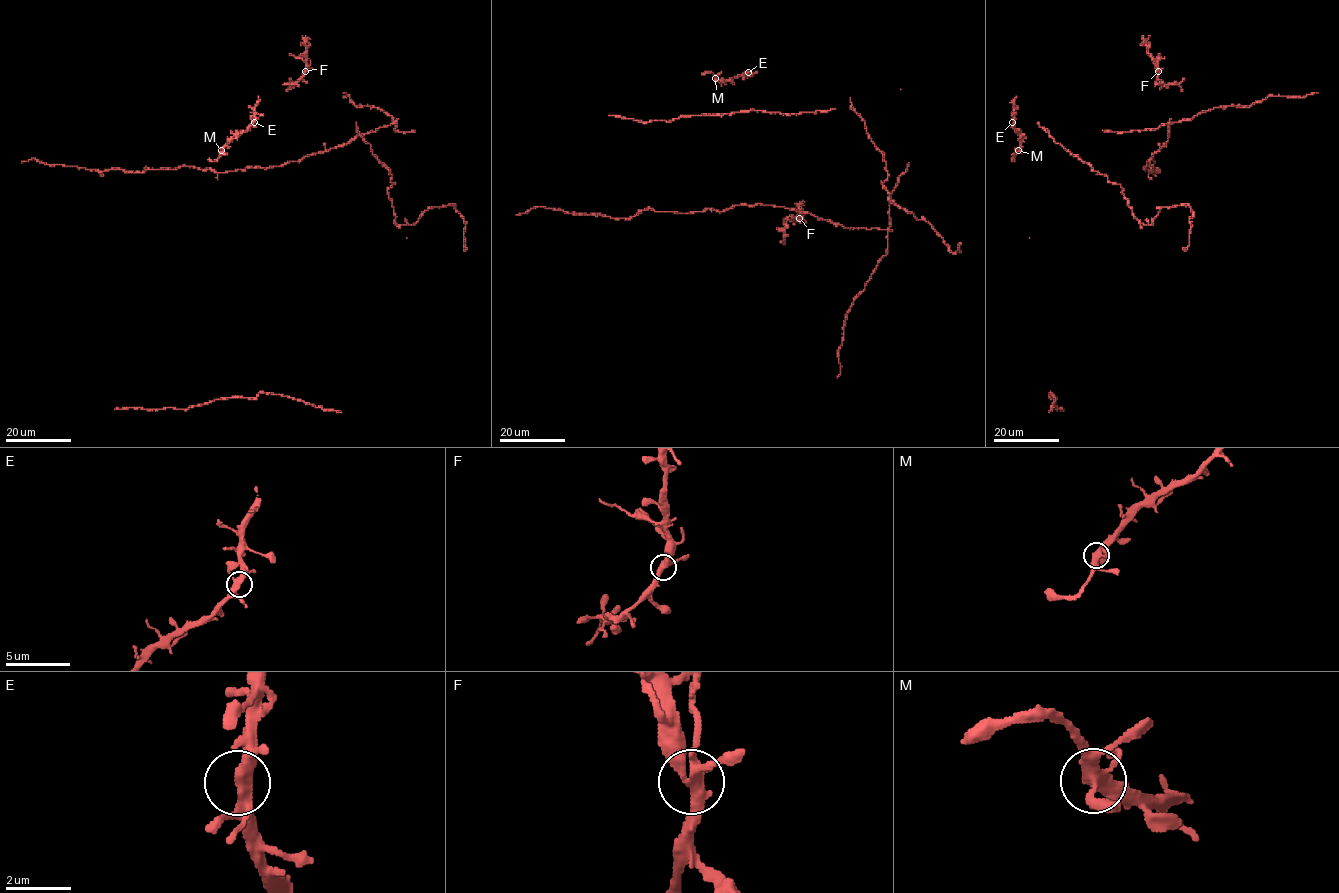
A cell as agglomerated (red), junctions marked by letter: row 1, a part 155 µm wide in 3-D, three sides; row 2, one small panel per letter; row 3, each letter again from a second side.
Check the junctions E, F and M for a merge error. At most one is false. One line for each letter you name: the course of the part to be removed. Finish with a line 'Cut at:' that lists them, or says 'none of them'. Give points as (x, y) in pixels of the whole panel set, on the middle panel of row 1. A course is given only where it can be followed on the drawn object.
Cut at: none of them

